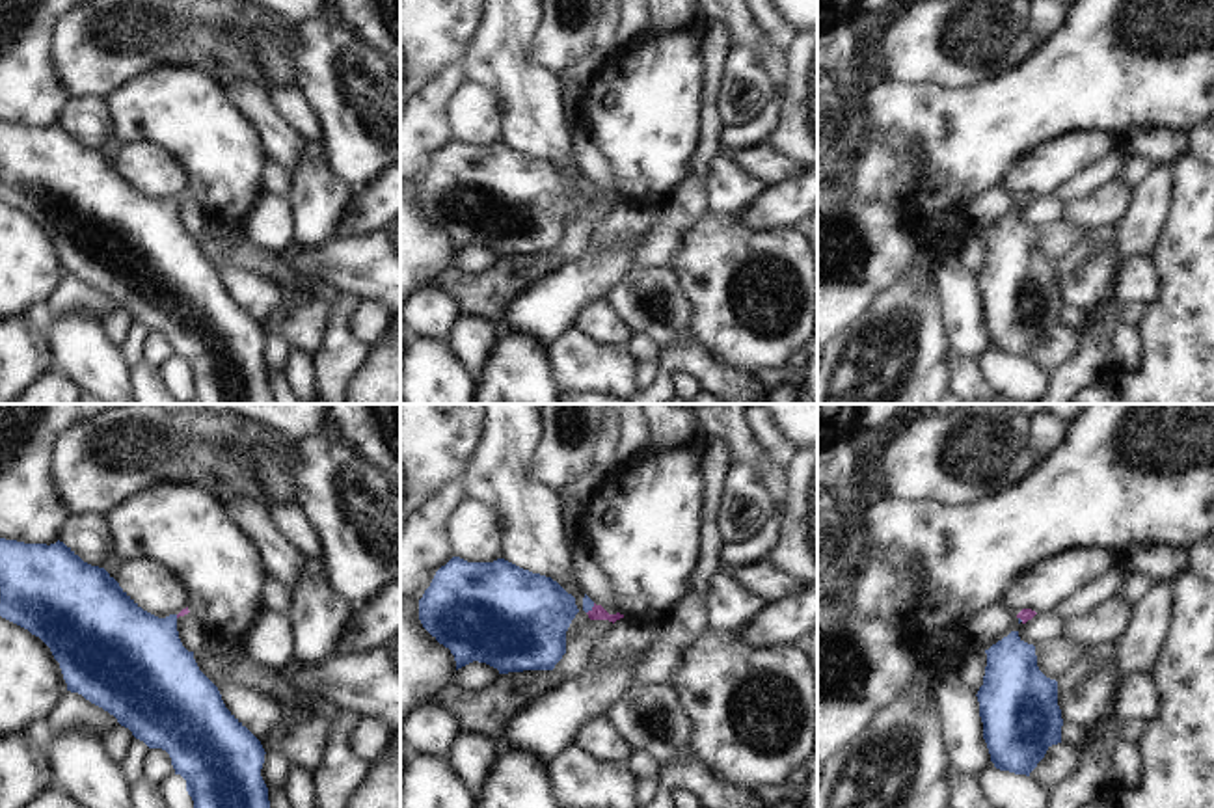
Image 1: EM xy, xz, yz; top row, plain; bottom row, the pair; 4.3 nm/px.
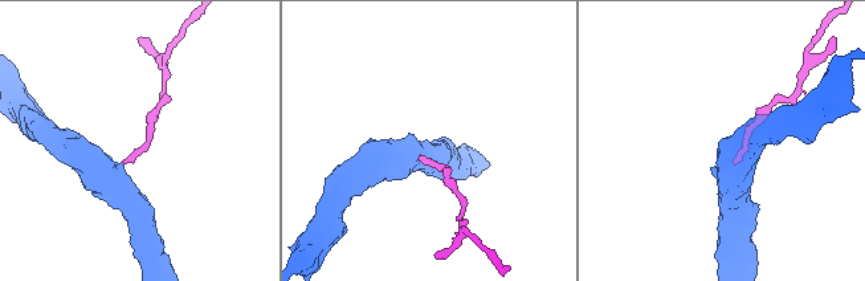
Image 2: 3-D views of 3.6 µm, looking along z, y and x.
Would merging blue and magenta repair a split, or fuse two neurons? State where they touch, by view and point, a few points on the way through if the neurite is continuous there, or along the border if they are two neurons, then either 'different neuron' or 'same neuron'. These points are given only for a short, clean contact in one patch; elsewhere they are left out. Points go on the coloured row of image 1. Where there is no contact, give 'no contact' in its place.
contact xz (591, 609); way xz (587, 604), (591, 609), (598, 613); same neuron

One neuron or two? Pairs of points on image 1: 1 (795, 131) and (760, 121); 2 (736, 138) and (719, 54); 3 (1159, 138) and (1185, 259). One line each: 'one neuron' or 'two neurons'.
1: two neurons
2: two neurons
3: two neurons

